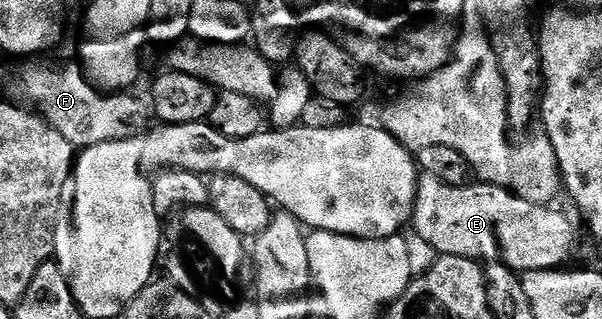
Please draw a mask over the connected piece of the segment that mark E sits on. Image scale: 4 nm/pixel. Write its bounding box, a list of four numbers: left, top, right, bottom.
[411,173,576,270]

